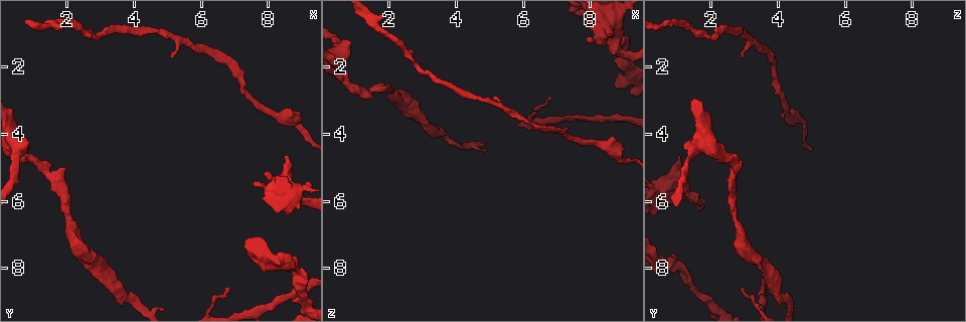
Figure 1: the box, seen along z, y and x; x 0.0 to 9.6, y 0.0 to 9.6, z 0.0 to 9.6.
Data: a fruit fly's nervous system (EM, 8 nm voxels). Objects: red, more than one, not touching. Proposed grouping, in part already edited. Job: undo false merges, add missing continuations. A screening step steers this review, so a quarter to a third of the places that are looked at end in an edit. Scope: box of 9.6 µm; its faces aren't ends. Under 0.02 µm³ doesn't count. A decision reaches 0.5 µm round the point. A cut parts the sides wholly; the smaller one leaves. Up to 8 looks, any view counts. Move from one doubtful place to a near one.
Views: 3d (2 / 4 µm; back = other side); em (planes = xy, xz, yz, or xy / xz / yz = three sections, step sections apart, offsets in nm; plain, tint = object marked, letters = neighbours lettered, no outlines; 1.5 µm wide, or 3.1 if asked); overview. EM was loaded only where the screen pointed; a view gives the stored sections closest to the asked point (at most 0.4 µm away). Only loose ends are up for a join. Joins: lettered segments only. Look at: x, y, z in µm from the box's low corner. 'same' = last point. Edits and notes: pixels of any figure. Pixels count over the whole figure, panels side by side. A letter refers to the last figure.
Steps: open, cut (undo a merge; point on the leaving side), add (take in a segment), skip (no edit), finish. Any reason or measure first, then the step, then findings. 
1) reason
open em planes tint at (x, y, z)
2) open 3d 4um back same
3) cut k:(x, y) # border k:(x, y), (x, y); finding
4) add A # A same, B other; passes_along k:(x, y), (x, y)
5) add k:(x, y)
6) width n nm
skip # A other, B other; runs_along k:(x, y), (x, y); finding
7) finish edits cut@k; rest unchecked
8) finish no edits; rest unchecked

thick end
open 3d 4um at (0.95, 4.30, 1.30)

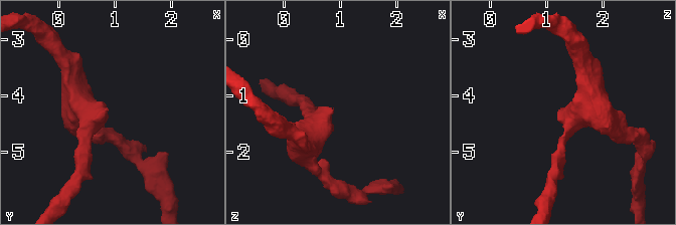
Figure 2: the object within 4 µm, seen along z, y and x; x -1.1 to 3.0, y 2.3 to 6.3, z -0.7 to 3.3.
arm_widths 180, 550 nm
open em xy step 4 tint at (0.90, 4.30, 1.25)

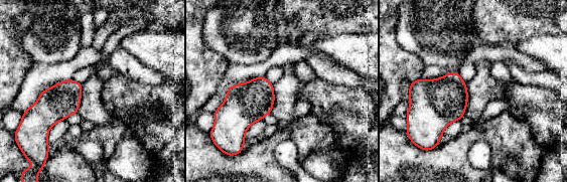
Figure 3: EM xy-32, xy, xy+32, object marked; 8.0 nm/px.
cut it another way
open em planes letters same

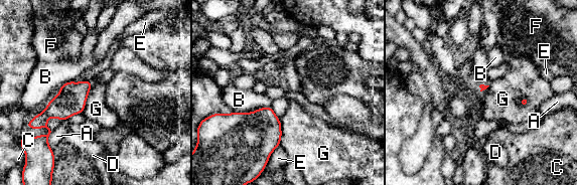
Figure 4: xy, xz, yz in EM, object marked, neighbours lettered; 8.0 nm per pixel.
skip # A other, B other, C other, D other, E other, F other, G other; border 4:(93, 85), (82, 113); none of them fits

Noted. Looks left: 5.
thin end
open em xy step 4 letters at (5.15, 1.70, 2.95)

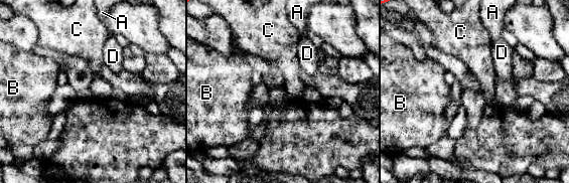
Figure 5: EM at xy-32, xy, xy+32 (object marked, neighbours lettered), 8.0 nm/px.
open em planes letters same

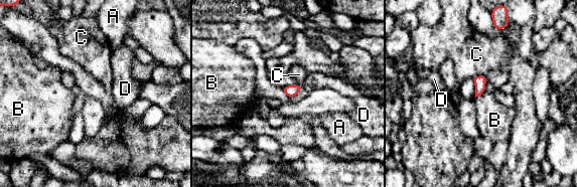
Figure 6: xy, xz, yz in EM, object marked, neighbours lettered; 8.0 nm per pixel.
width 100 nm
skip # A other, B other, C other, D other; border 6:(484, 90), (475, 98); no lettered segment goes on from it

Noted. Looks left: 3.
thick turns thin
open em planes plain at (8.90, 3.60, 4.85)

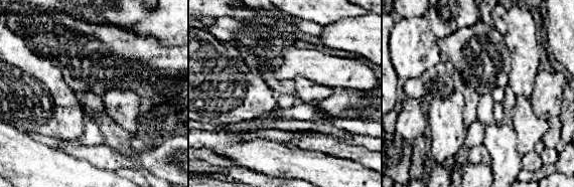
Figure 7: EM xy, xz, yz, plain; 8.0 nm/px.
open em planes letters same

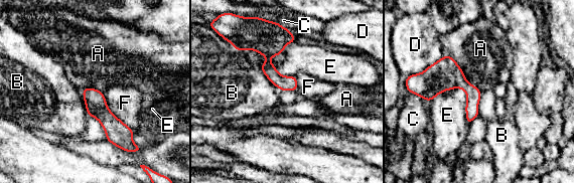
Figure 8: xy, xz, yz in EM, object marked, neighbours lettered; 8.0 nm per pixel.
width 110 nm
skip # A other, B other, C other, D other, E other, F other; runs_along 8:(86, 90), (125, 141); one neuron here

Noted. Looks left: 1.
finish no edits; rest unchecked

